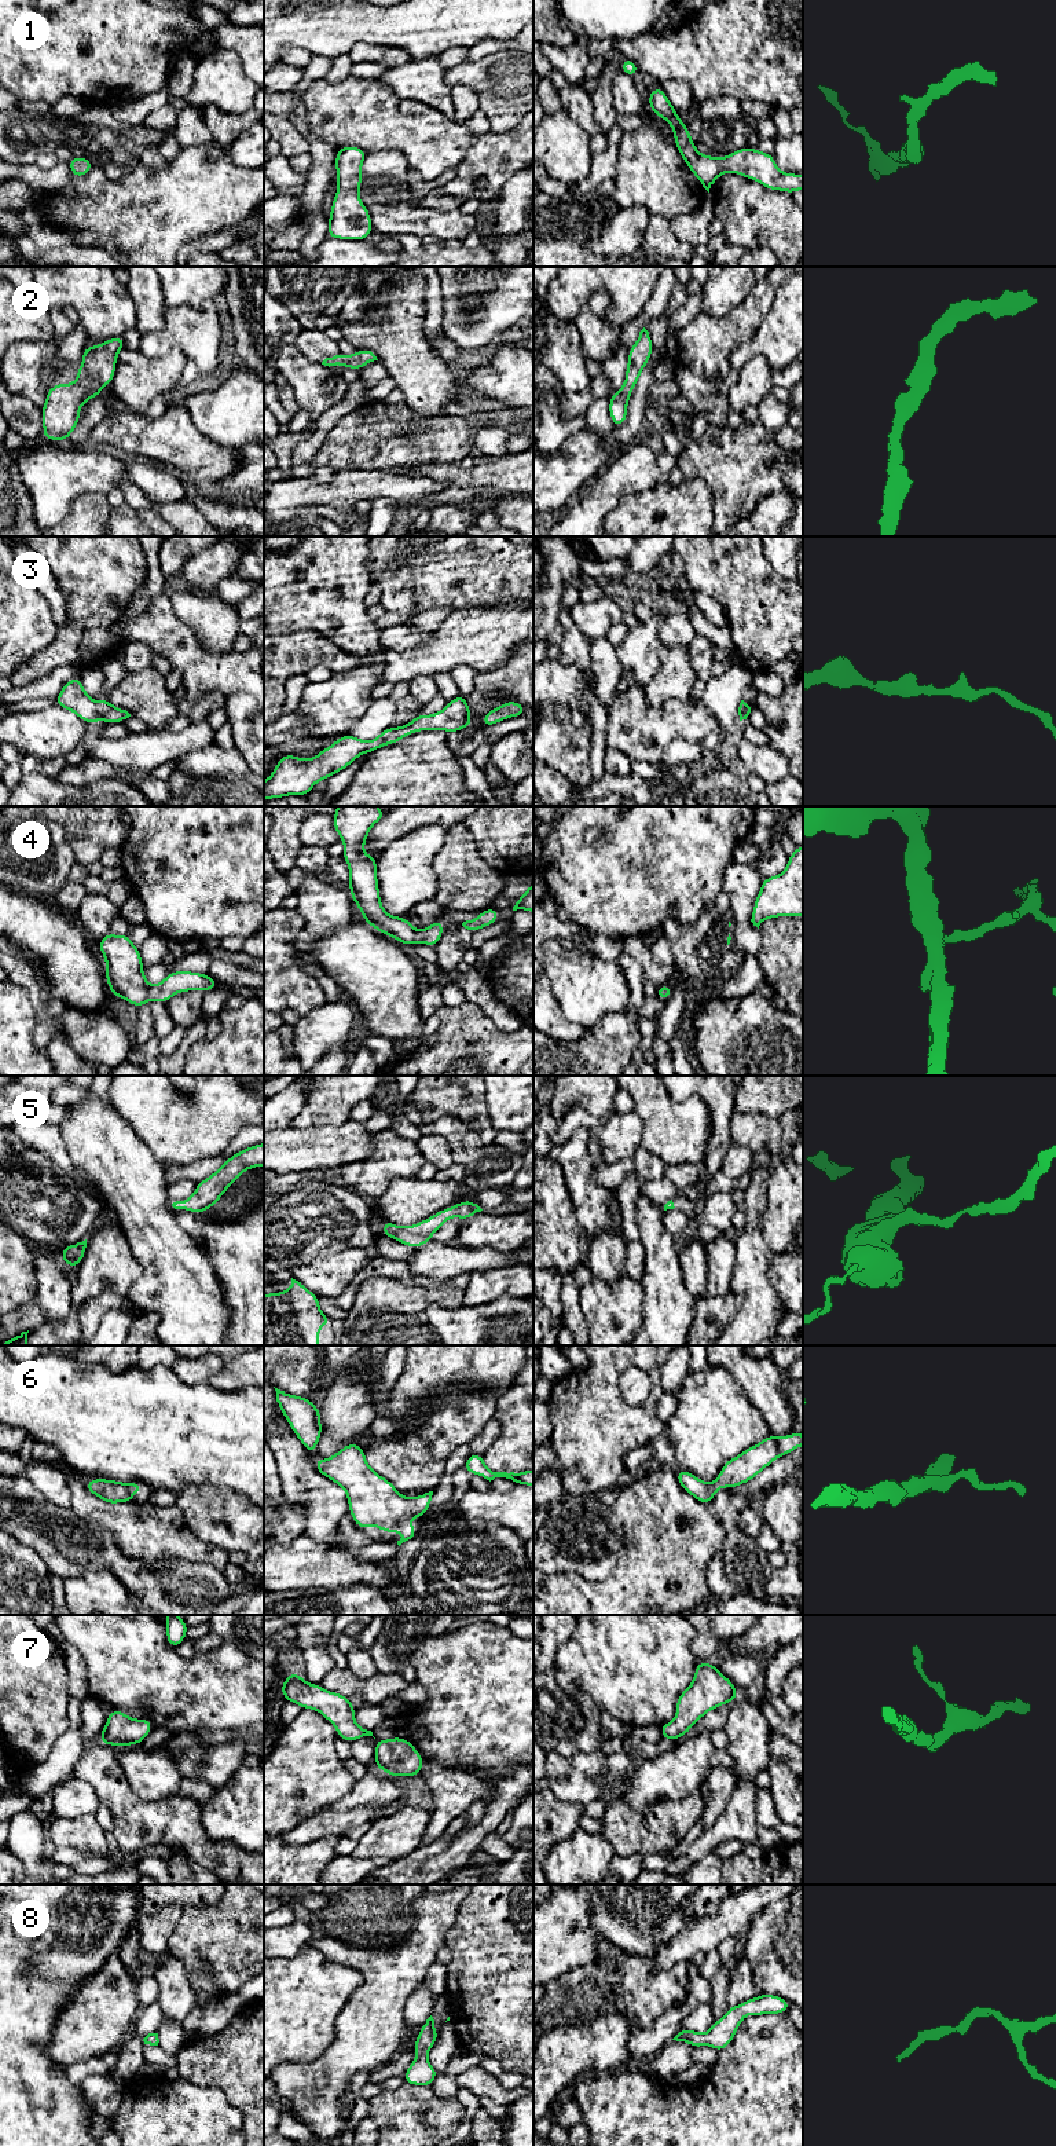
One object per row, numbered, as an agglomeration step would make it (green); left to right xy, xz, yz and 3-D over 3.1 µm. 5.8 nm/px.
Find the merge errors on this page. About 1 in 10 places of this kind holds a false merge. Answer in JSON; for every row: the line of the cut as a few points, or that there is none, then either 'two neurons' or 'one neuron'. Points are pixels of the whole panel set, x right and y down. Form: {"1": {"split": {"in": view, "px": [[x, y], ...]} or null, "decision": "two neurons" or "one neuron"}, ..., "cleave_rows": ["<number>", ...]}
{"1": {"split": null, "decision": "one neuron"}, "2": {"split": null, "decision": "one neuron"}, "3": {"split": null, "decision": "one neuron"}, "4": {"split": null, "decision": "one neuron"}, "5": {"split": null, "decision": "one neuron"}, "6": {"split": null, "decision": "one neuron"}, "7": {"split": null, "decision": "one neuron"}, "8": {"split": null, "decision": "one neuron"}, "cleave_rows": []}

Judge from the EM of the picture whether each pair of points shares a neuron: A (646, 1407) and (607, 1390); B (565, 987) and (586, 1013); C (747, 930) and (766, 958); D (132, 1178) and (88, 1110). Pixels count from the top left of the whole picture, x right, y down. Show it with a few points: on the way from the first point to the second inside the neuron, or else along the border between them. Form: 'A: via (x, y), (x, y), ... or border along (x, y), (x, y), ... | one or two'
A: via (637, 1410), (626, 1410), (615, 1399) | one
B: via (572, 993), (585, 1006) | one
C: border along (759, 929), (761, 947), (752, 956) | two
D: via (118, 1161), (98, 1139), (91, 1127) | one

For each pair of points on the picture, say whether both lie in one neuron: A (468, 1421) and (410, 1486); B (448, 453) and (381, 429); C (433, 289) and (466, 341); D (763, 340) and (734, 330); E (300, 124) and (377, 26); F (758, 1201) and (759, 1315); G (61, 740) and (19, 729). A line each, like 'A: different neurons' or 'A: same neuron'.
A: same neuron
B: same neuron
C: different neurons
D: different neurons
E: different neurons
F: same neuron
G: same neuron

